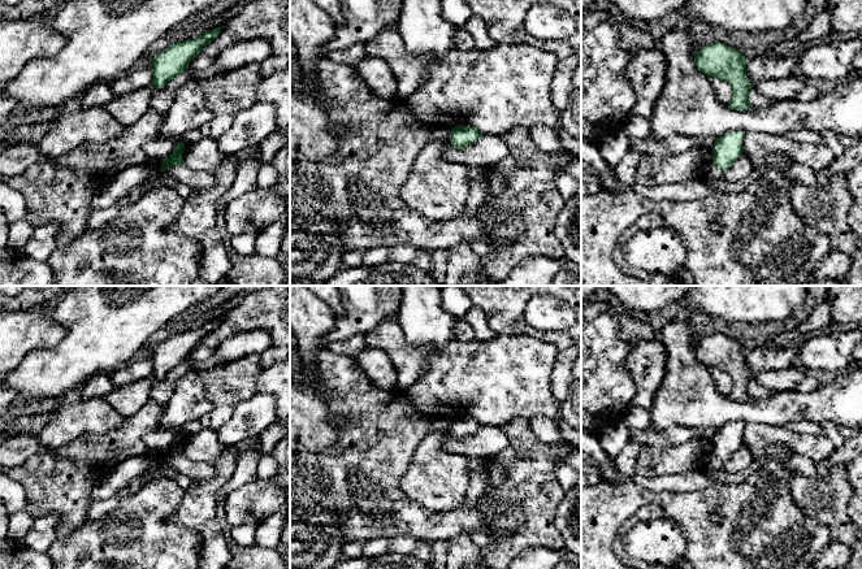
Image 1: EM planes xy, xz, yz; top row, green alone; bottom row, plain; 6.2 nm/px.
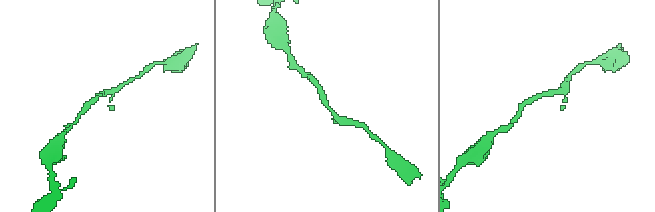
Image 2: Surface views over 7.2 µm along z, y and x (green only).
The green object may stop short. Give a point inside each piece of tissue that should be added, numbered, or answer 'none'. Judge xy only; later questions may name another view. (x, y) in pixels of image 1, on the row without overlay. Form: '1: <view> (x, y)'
1: xy (198, 472)

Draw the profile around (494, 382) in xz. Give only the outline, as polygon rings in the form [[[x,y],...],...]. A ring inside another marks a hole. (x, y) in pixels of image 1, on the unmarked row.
[[[498,335],[490,342],[449,343],[441,349],[430,349],[424,361],[424,374],[415,385],[402,390],[412,405],[423,413],[434,417],[455,418],[471,416],[482,426],[499,426],[516,417],[532,420],[537,416],[555,418],[560,414],[560,403],[551,392],[551,374],[558,349],[554,344],[530,335]]]

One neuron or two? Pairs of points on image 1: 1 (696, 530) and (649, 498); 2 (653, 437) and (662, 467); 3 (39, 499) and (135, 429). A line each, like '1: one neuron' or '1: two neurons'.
1: one neuron
2: two neurons
3: one neuron

